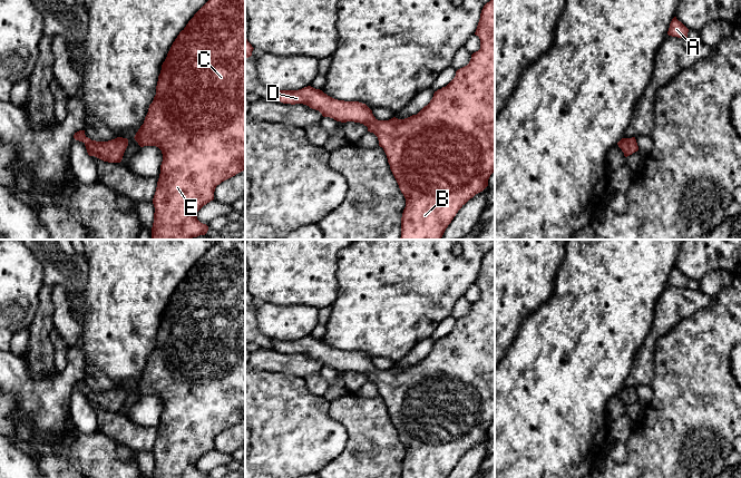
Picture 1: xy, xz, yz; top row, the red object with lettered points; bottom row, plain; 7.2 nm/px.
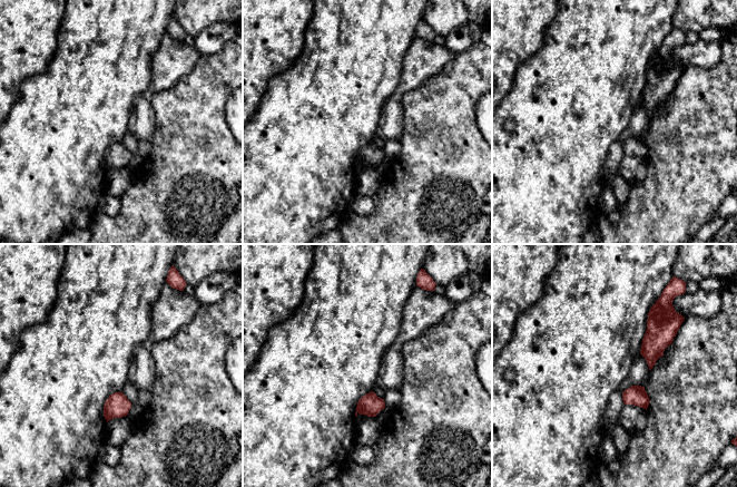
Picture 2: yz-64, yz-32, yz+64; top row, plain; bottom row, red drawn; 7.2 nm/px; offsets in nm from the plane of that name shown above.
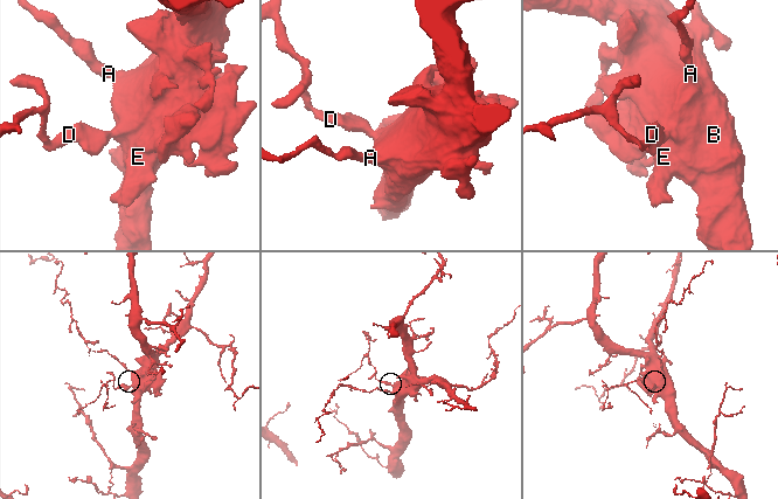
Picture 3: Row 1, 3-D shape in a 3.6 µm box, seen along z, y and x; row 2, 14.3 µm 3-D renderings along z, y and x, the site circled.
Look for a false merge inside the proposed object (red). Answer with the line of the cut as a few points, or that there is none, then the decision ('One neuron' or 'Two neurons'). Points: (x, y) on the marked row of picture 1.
No split. One neuron

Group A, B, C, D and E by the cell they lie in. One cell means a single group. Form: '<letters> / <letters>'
A B C D E

